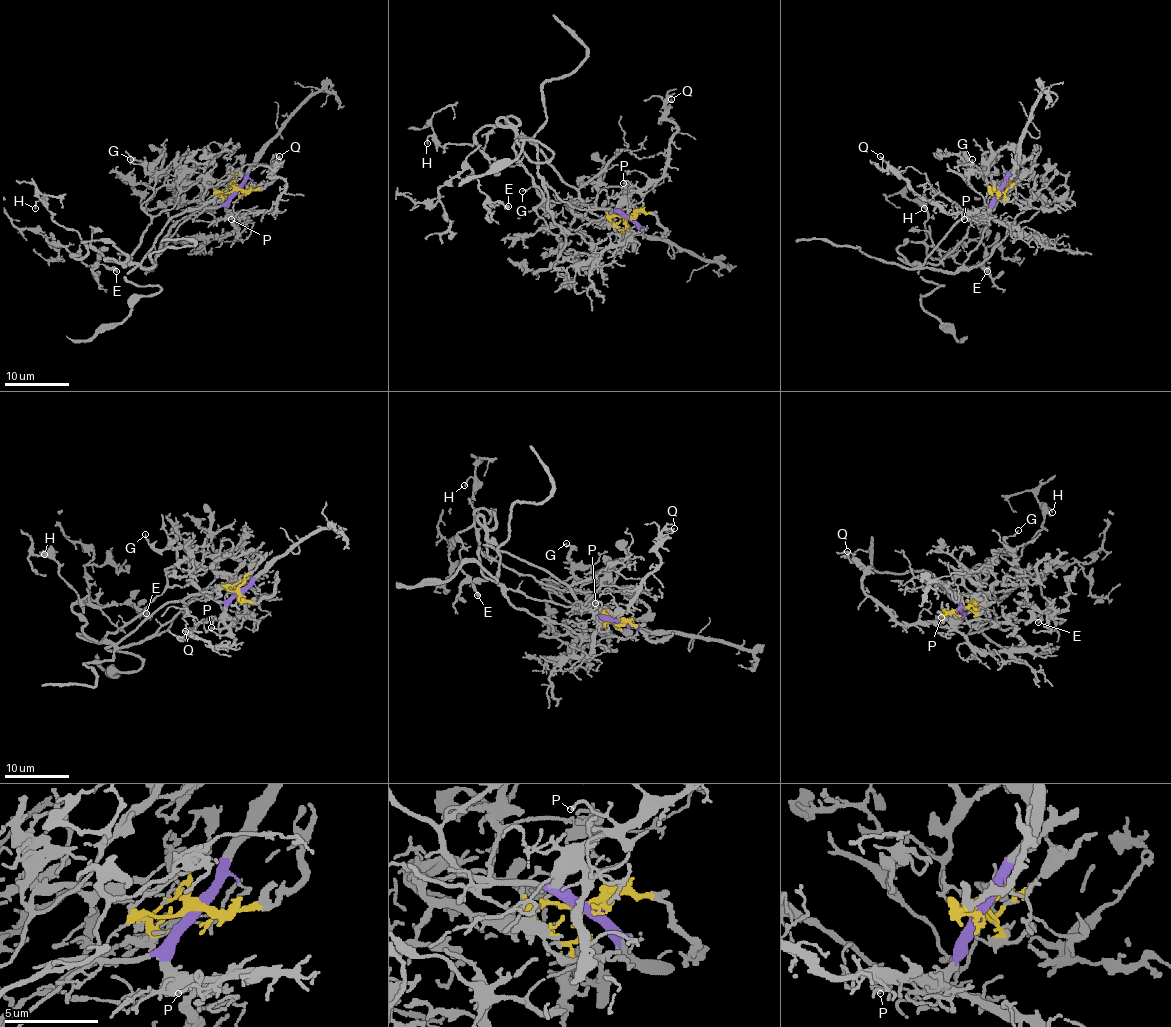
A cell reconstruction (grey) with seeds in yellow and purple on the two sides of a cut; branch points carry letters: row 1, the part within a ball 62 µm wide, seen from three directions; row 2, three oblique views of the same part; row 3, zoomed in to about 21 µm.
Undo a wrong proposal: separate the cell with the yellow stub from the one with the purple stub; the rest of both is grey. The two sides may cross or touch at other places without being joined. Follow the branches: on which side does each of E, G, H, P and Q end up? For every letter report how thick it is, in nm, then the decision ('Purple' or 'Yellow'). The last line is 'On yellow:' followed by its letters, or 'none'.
E: Thickness 400 nm. Yellow
G: Thickness 110 nm. Yellow
H: Thickness 130 nm. Yellow
P: Thickness 110 nm. Purple
Q: Thickness 120 nm. Purple
On yellow: E, G, H

